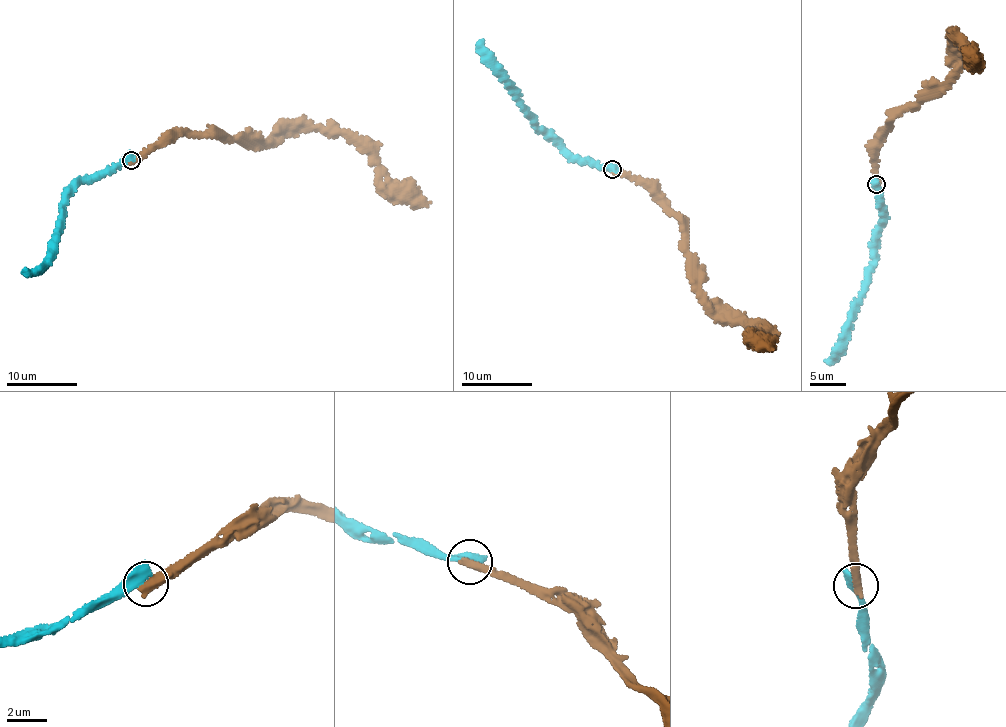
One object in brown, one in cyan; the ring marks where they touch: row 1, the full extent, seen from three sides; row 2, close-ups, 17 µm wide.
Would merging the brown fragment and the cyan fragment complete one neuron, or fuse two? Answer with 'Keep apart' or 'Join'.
Keep apart

